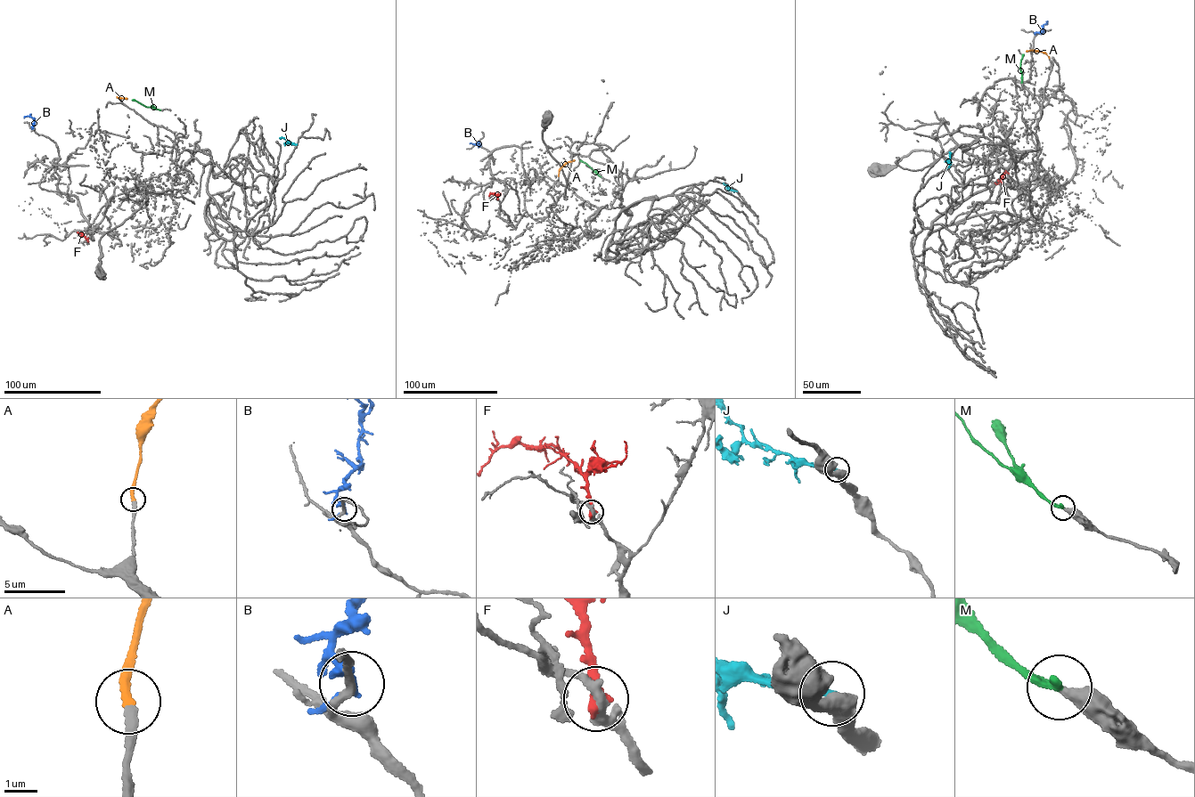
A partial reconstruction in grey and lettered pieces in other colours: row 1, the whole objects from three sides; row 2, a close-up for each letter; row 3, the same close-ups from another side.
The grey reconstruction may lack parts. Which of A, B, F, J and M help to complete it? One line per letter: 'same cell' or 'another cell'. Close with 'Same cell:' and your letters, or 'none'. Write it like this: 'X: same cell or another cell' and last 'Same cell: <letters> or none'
A: same cell
B: another cell
F: another cell
J: another cell
M: same cell
Same cell: A, M

